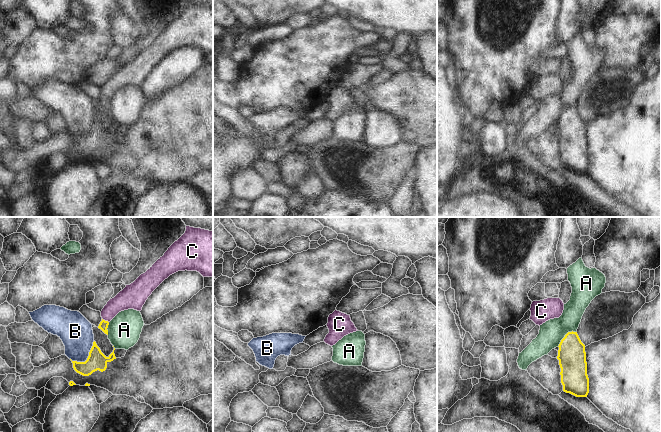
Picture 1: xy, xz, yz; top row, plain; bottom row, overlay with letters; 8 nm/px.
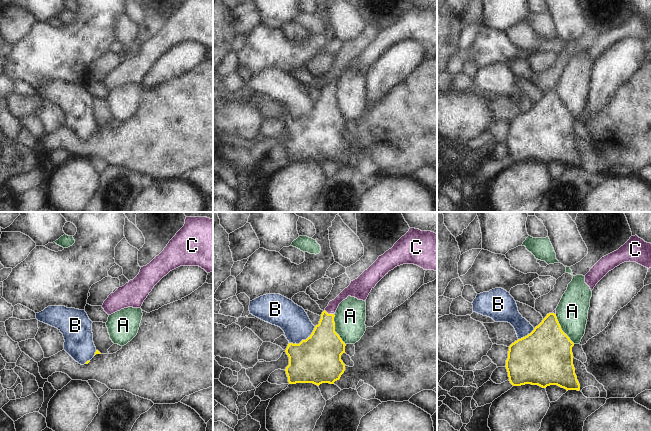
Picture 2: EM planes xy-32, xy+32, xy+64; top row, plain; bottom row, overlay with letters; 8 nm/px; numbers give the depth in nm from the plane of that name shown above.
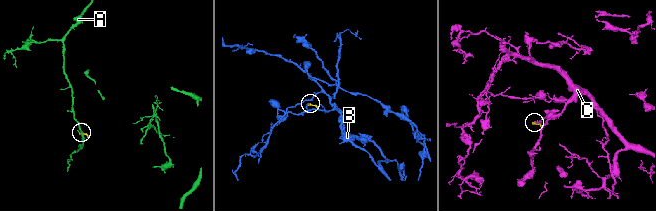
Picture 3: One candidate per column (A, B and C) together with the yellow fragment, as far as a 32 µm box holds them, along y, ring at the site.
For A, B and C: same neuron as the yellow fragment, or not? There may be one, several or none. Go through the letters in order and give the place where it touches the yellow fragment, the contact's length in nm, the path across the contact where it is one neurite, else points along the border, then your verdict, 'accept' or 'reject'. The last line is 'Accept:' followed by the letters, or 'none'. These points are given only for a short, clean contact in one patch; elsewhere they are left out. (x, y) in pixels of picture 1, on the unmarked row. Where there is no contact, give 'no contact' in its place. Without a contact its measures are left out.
A: contact yz (565, 111); length 200 nm; border yz (576, 107), (569, 107), (557, 122); reject
B: contact xy (87, 134); length 240 nm; border xy (94, 117), (89, 131), (84, 137), (72, 137), (70, 135); reject
C: contact xy (104, 96); length 70 nm; way xy (103, 101), (104, 96), (126, 75); accept
Accept: C

